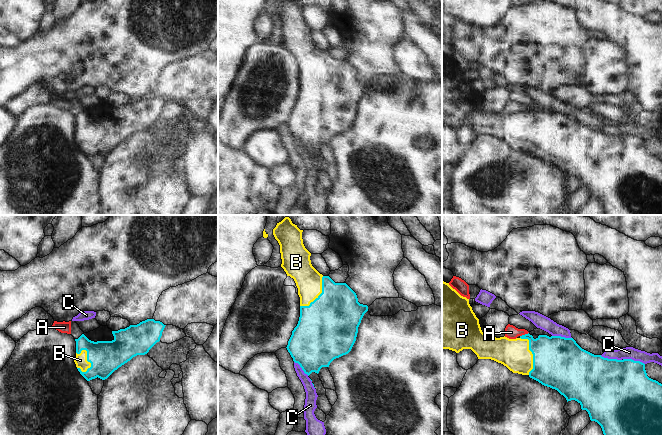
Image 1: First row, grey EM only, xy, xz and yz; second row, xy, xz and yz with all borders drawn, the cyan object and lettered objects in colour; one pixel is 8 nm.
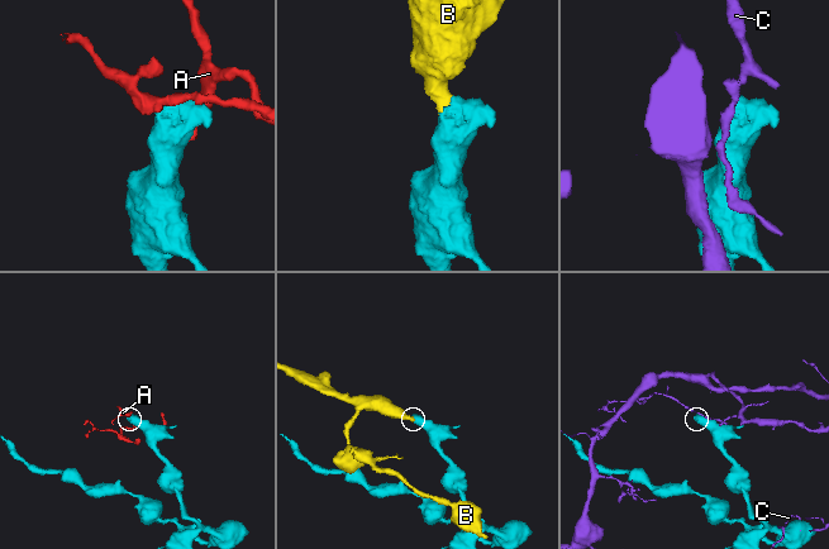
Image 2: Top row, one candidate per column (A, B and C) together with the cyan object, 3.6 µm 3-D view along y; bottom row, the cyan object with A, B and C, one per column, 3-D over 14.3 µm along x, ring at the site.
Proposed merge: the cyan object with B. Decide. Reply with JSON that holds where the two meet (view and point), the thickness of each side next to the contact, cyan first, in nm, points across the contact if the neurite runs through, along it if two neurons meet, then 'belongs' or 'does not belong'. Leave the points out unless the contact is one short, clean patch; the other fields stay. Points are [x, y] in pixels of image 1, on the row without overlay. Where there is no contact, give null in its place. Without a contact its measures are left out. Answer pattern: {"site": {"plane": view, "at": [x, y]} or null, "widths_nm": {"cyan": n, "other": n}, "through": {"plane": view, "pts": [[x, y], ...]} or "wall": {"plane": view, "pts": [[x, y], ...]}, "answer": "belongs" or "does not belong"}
{"site": {"plane": "xy", "at": [87, 133]}, "widths_nm": {"cyan": 260, "other": 100}, "through": {"plane": "xy", "pts": [[105, 133], [87, 133], [80, 136]]}, "answer": "belongs"}

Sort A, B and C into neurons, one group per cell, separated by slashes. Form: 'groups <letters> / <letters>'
groups A / B / C

